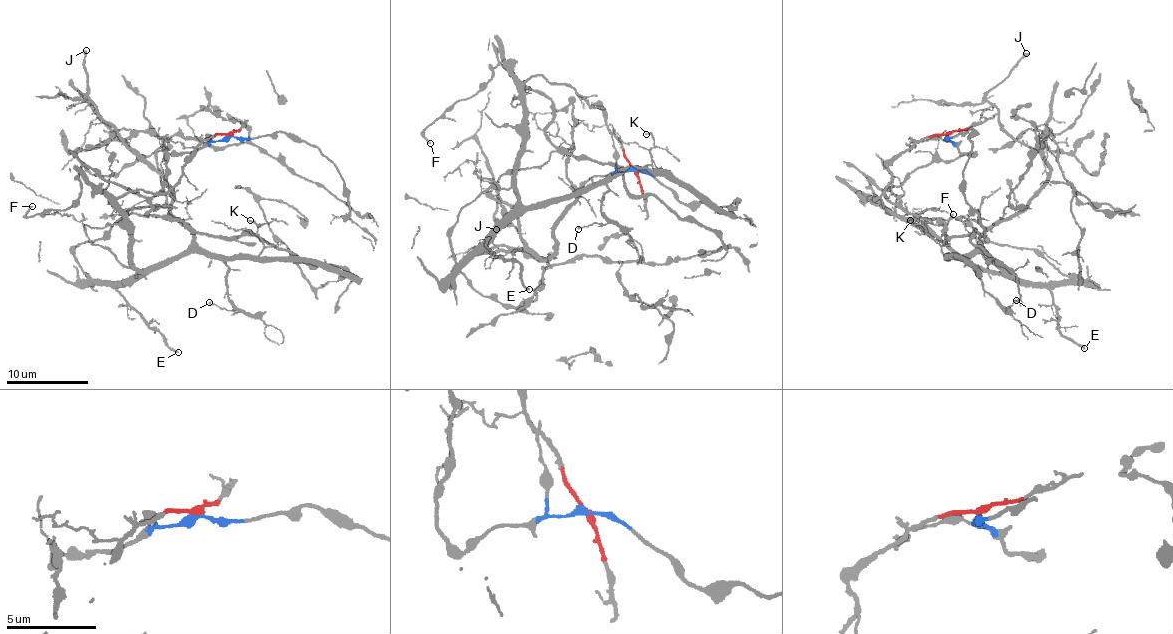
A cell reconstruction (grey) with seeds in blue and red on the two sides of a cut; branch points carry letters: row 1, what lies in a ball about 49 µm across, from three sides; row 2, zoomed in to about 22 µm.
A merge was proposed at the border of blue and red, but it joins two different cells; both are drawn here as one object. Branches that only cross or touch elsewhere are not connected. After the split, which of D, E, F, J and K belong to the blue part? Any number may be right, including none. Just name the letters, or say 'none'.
F

